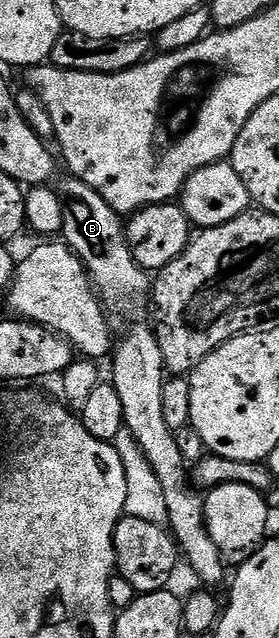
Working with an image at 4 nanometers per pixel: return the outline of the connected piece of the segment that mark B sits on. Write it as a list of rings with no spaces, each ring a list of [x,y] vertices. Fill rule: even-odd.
[[[60,178],[57,183],[61,205],[65,209],[62,238],[87,268],[106,314],[111,317],[116,315],[127,323],[135,323],[120,339],[118,336],[113,347],[113,358],[110,360],[112,363],[109,379],[121,397],[124,428],[133,433],[137,445],[141,445],[141,453],[149,457],[149,465],[153,465],[153,473],[157,473],[161,489],[165,489],[169,530],[180,552],[185,556],[185,563],[195,570],[197,578],[204,579],[207,583],[219,583],[223,579],[225,556],[219,552],[217,545],[213,545],[213,537],[209,537],[203,512],[204,496],[189,482],[189,467],[183,464],[183,451],[175,440],[178,439],[176,432],[171,431],[169,425],[165,425],[165,412],[161,406],[161,393],[165,382],[161,345],[154,330],[139,323],[149,315],[152,280],[133,257],[131,247],[127,244],[125,223],[120,212],[113,210],[92,187],[85,185],[83,179],[66,178]]]

